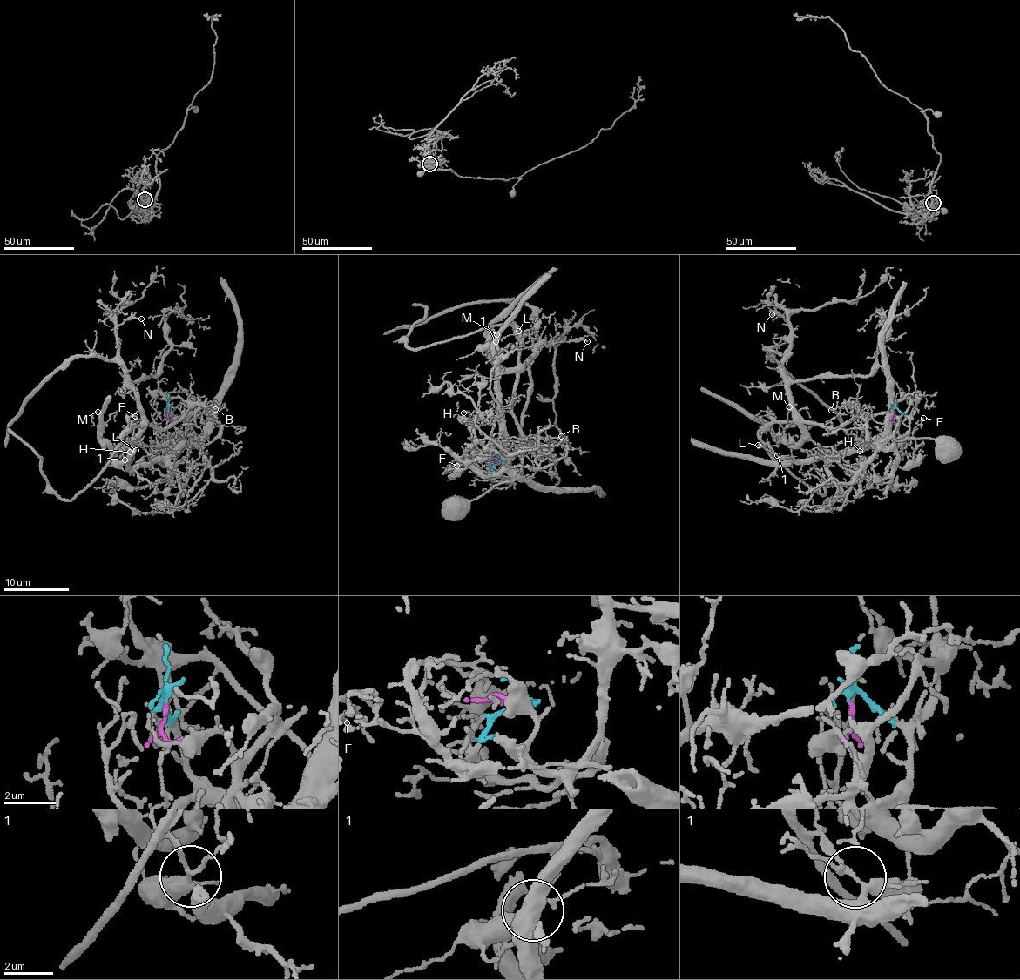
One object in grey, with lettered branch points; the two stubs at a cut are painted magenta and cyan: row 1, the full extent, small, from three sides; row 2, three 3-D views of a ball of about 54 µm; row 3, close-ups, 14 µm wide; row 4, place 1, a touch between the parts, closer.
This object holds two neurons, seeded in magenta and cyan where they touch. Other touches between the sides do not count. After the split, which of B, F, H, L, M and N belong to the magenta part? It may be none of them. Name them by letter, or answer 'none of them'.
B, M, N

